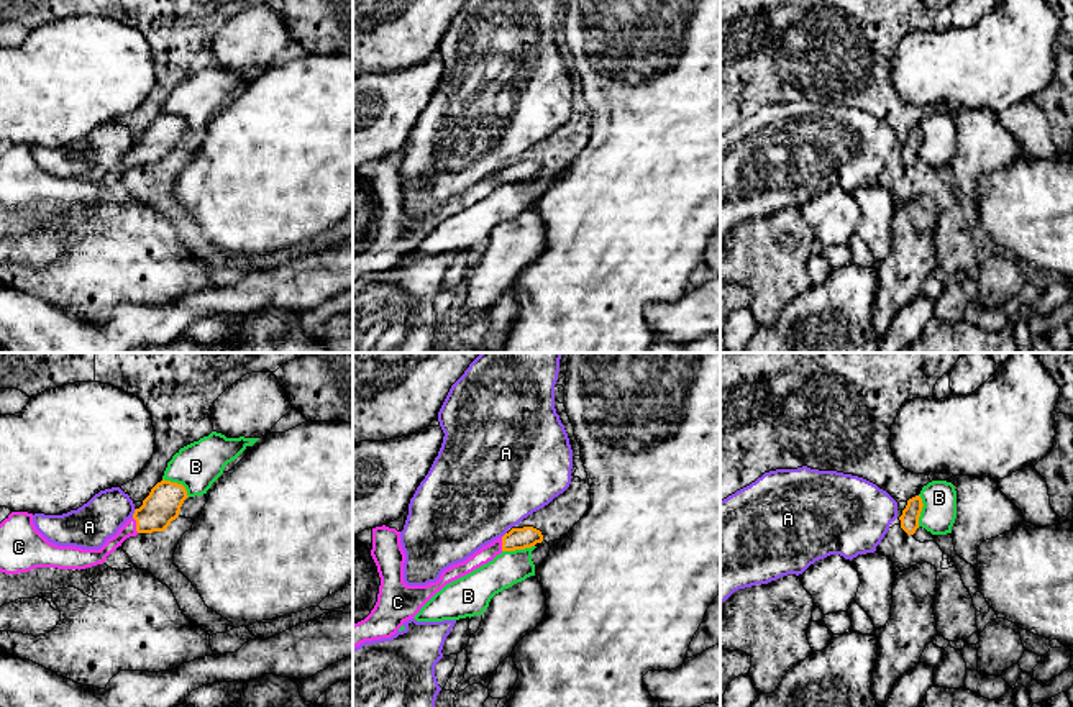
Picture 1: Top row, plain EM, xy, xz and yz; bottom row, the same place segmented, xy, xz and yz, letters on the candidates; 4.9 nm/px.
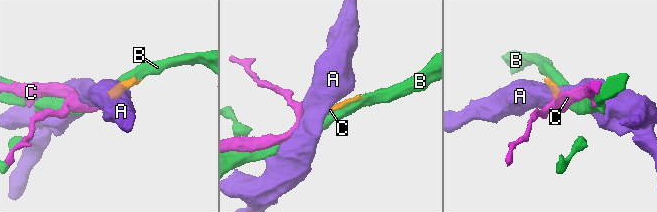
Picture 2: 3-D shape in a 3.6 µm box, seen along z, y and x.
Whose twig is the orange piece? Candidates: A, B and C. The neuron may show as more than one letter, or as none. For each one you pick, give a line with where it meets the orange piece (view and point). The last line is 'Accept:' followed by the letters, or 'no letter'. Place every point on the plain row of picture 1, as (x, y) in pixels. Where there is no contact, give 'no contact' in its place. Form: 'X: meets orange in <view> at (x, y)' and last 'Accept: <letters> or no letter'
C: meets orange in xy at (136, 158)
Accept: C

